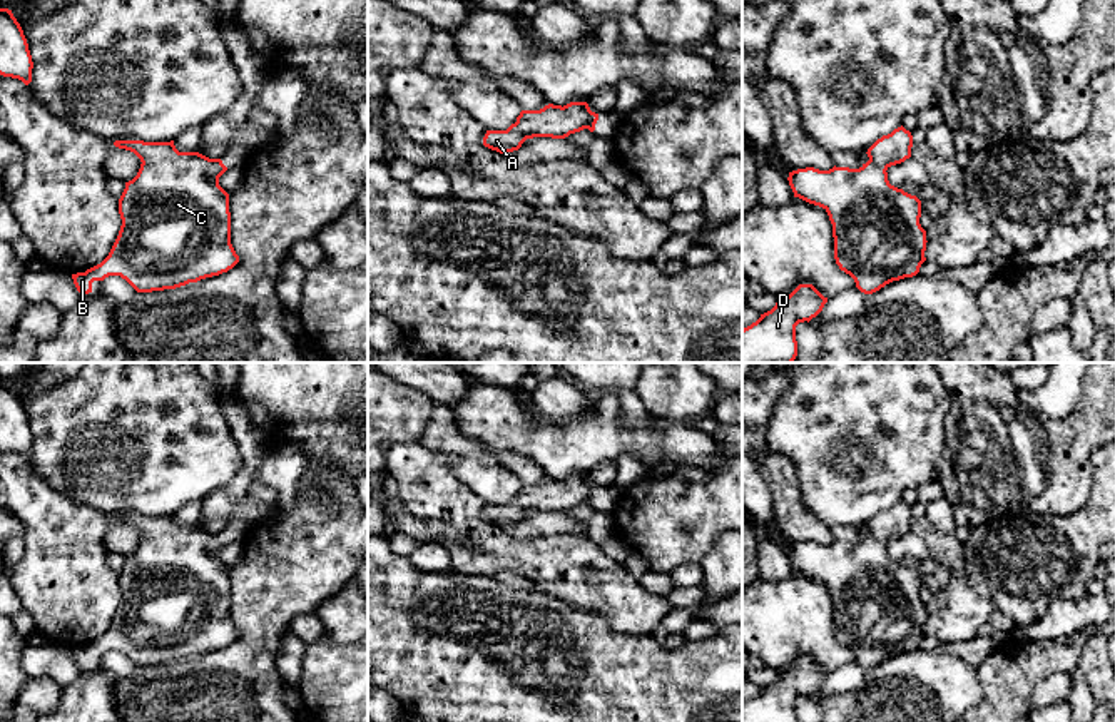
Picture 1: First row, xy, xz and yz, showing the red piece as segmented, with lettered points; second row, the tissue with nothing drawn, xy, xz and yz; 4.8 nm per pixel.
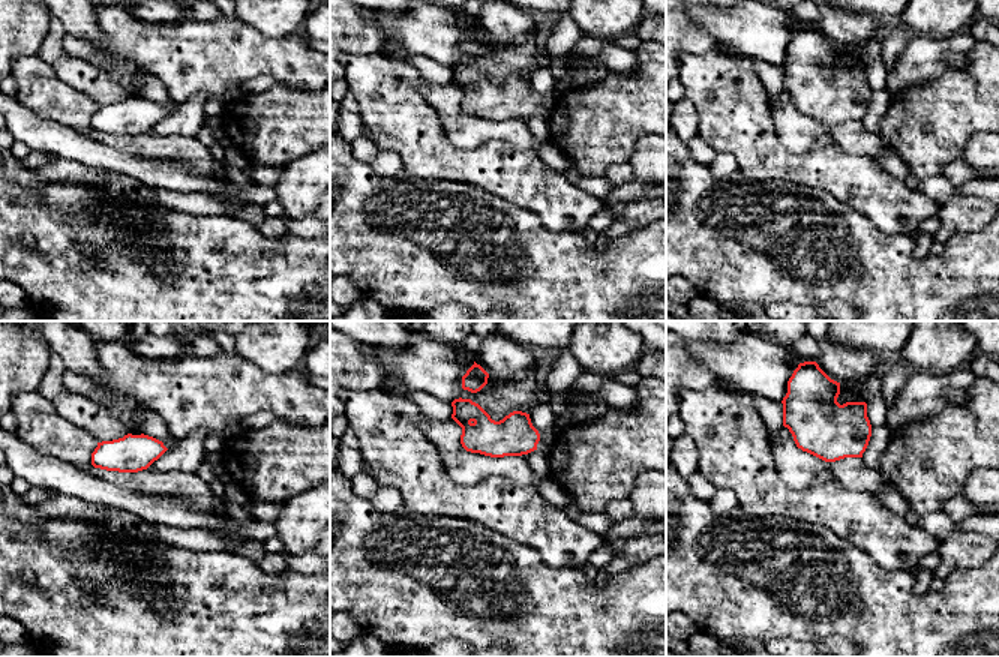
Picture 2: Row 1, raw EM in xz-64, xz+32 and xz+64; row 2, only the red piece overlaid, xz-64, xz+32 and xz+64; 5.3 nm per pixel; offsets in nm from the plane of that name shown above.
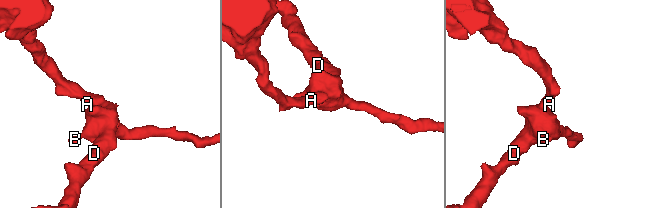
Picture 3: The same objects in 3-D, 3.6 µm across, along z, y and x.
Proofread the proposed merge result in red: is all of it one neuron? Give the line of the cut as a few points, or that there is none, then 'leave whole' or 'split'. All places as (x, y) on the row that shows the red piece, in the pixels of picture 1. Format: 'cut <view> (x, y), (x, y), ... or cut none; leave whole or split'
cut none; leave whole

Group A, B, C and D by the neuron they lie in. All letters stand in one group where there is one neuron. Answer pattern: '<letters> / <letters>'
A B C D

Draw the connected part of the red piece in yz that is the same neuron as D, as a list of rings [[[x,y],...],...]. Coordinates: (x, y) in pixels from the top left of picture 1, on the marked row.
[[[799,284],[789,296],[742,329],[742,363],[792,363],[797,356],[796,326],[816,318],[827,297],[812,284]]]

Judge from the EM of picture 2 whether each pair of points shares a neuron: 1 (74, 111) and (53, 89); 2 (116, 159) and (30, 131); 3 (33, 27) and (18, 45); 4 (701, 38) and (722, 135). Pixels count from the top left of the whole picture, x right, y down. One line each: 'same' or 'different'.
1: same
2: same
3: same
4: different

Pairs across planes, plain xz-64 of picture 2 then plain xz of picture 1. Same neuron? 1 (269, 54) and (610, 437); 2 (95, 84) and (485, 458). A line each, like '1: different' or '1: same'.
1: same
2: different

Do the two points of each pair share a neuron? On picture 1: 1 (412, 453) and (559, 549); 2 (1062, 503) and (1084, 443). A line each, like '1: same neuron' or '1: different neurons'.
1: same neuron
2: same neuron

